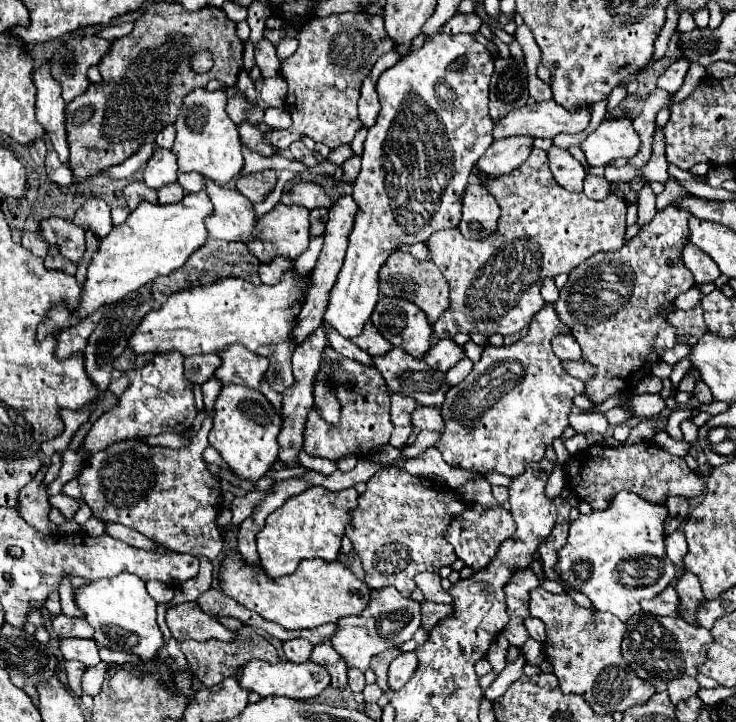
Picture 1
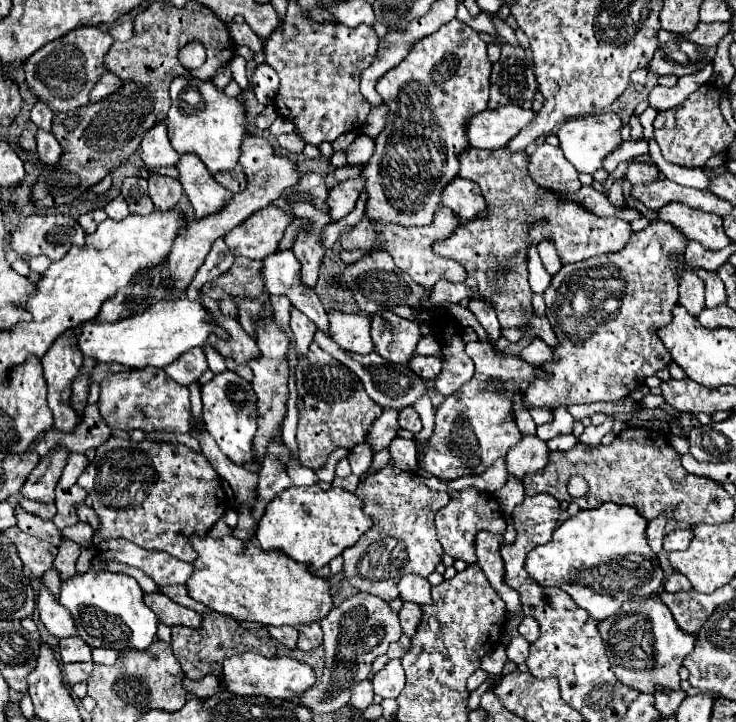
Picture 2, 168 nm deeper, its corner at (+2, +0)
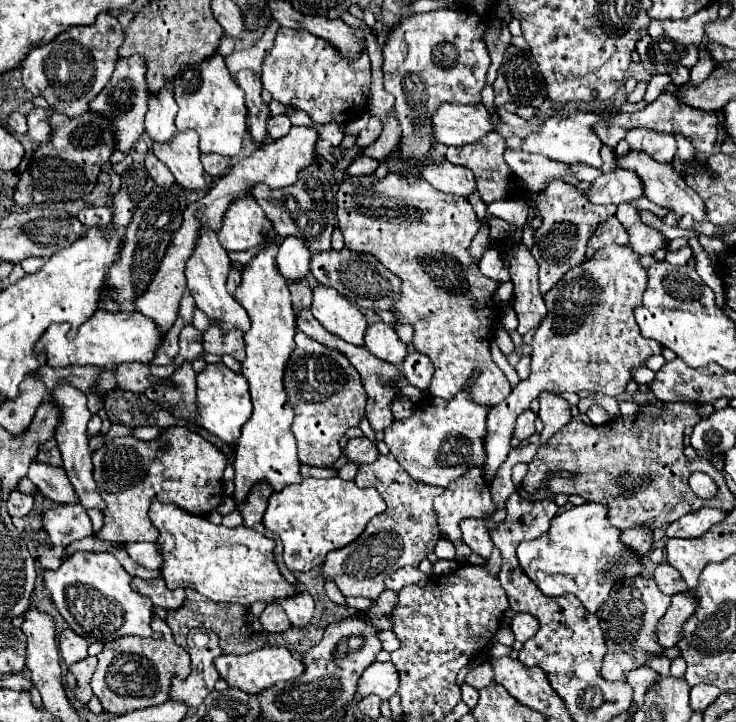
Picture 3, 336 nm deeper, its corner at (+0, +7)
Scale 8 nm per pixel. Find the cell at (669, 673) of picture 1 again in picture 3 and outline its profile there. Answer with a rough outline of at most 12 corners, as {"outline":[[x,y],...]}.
{"outline":[[650,577],[624,579],[598,609],[602,677],[666,657],[656,625],[670,605]]}

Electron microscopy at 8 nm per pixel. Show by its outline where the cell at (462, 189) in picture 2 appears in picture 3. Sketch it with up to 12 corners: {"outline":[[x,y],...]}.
{"outline":[[446,159],[422,175],[442,193],[470,199],[478,193],[472,171]]}

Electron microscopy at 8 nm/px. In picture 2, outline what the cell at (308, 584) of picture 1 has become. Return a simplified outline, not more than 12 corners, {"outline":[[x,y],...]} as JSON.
{"outline":[[192,536],[188,596],[236,620],[298,626],[328,582],[280,550]]}

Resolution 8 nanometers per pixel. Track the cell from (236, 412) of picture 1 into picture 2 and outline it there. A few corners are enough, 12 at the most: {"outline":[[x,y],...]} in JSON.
{"outline":[[226,370],[202,386],[206,430],[234,462],[252,460],[256,396]]}

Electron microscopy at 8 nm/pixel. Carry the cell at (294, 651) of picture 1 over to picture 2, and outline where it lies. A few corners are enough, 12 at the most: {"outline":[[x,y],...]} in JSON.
{"outline":[[266,626],[270,636],[280,644],[296,648],[298,630],[292,626],[272,628]]}

